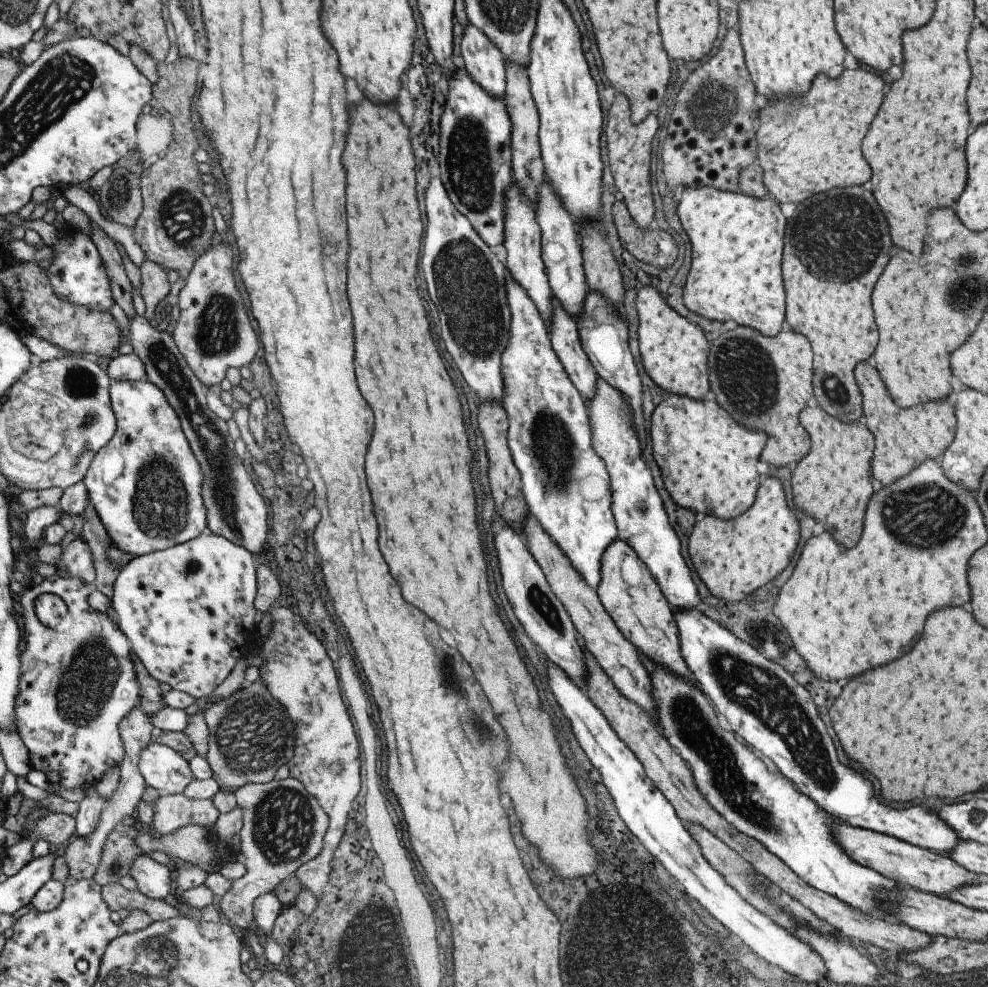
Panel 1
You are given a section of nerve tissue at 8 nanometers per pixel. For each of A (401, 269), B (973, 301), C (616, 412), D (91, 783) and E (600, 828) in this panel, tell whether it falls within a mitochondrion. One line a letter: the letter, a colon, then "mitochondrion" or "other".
A: other
B: mitochondrion
C: mitochondrion
D: other
E: other

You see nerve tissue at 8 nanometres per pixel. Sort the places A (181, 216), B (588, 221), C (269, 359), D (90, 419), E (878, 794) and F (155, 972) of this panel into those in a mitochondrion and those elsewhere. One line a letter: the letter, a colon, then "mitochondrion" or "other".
A: mitochondrion
B: other
C: other
D: mitochondrion
E: other
F: mitochondrion

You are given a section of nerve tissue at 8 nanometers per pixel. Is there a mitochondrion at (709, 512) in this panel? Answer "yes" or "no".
no

